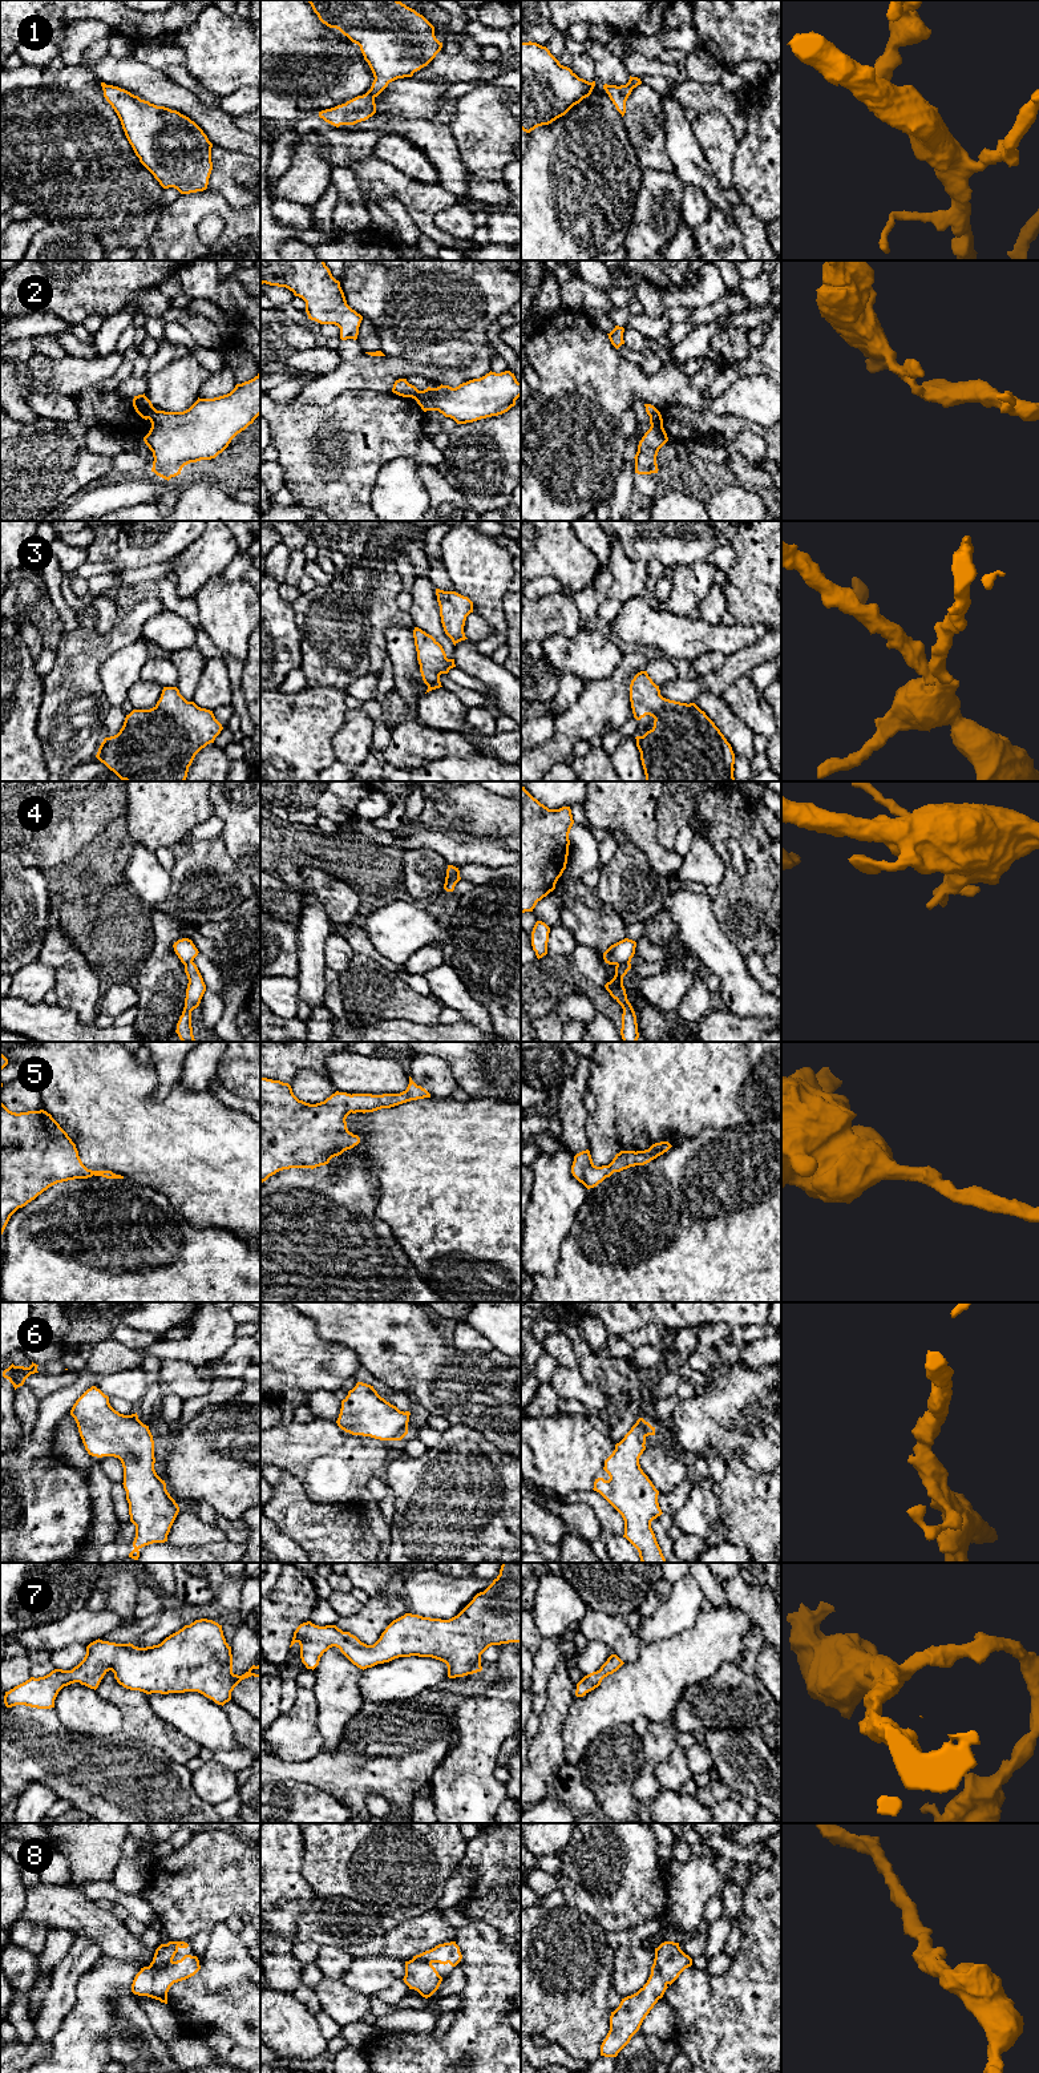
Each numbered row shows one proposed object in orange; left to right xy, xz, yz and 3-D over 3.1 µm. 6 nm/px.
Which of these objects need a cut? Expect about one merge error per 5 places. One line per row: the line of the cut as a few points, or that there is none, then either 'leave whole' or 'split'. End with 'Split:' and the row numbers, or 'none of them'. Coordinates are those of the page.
1: cut none; leave whole
2: cut xy (158, 411), (148, 417); split
3: cut none; leave whole
4: cut xz (457, 869), (444, 888); split
5: cut none; leave whole
6: cut none; leave whole
7: cut none; leave whole
8: cut none; leave whole
Split: 2, 4

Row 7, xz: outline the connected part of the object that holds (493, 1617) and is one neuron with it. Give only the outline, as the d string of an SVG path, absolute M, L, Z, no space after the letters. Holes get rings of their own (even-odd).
M502 1563L500 1575L484 1591L477 1593L473 1600L454 1617L449 1620L423 1617L419 1615L405 1613L393 1620L380 1638L373 1645L361 1642L349 1632L343 1632L336 1625L319 1627L311 1621L300 1624L294 1632L290 1648L298 1642L300 1645L300 1658L307 1669L315 1669L319 1665L320 1657L330 1648L336 1646L340 1652L357 1668L367 1669L377 1664L389 1662L399 1657L432 1657L440 1660L448 1666L448 1677L464 1677L482 1670L481 1654L492 1645L509 1642L521 1644L521 1563Z

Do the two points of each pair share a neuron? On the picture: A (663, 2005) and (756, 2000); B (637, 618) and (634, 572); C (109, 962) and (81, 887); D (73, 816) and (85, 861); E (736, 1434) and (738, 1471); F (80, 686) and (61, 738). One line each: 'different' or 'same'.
A: different
B: different
C: same
D: different
E: different
F: same

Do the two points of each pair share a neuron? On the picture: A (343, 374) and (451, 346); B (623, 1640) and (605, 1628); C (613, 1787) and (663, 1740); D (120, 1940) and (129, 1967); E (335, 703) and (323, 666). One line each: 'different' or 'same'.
A: different
B: same
C: different
D: different
E: different

